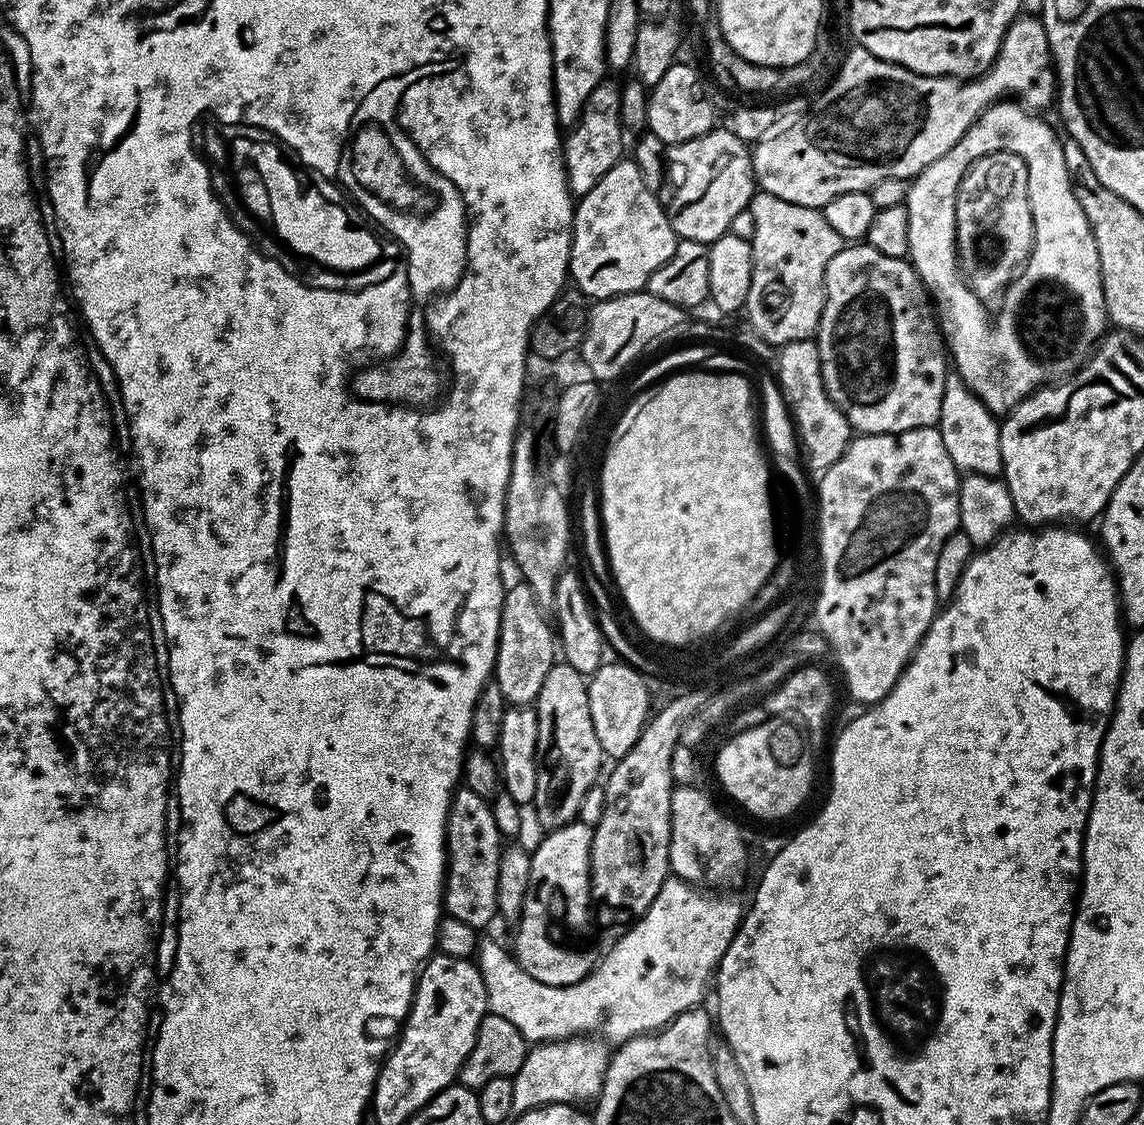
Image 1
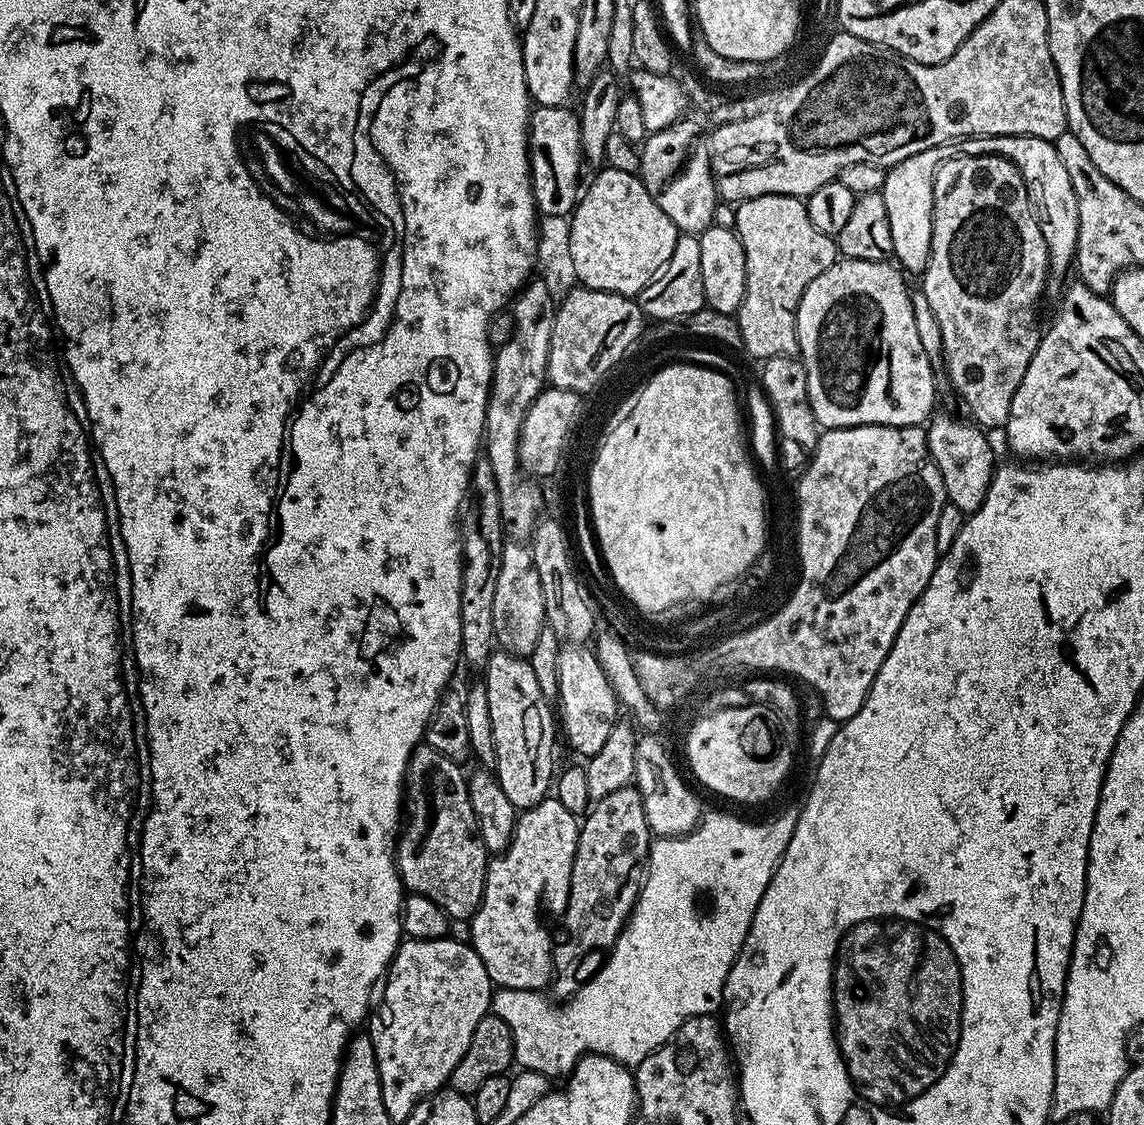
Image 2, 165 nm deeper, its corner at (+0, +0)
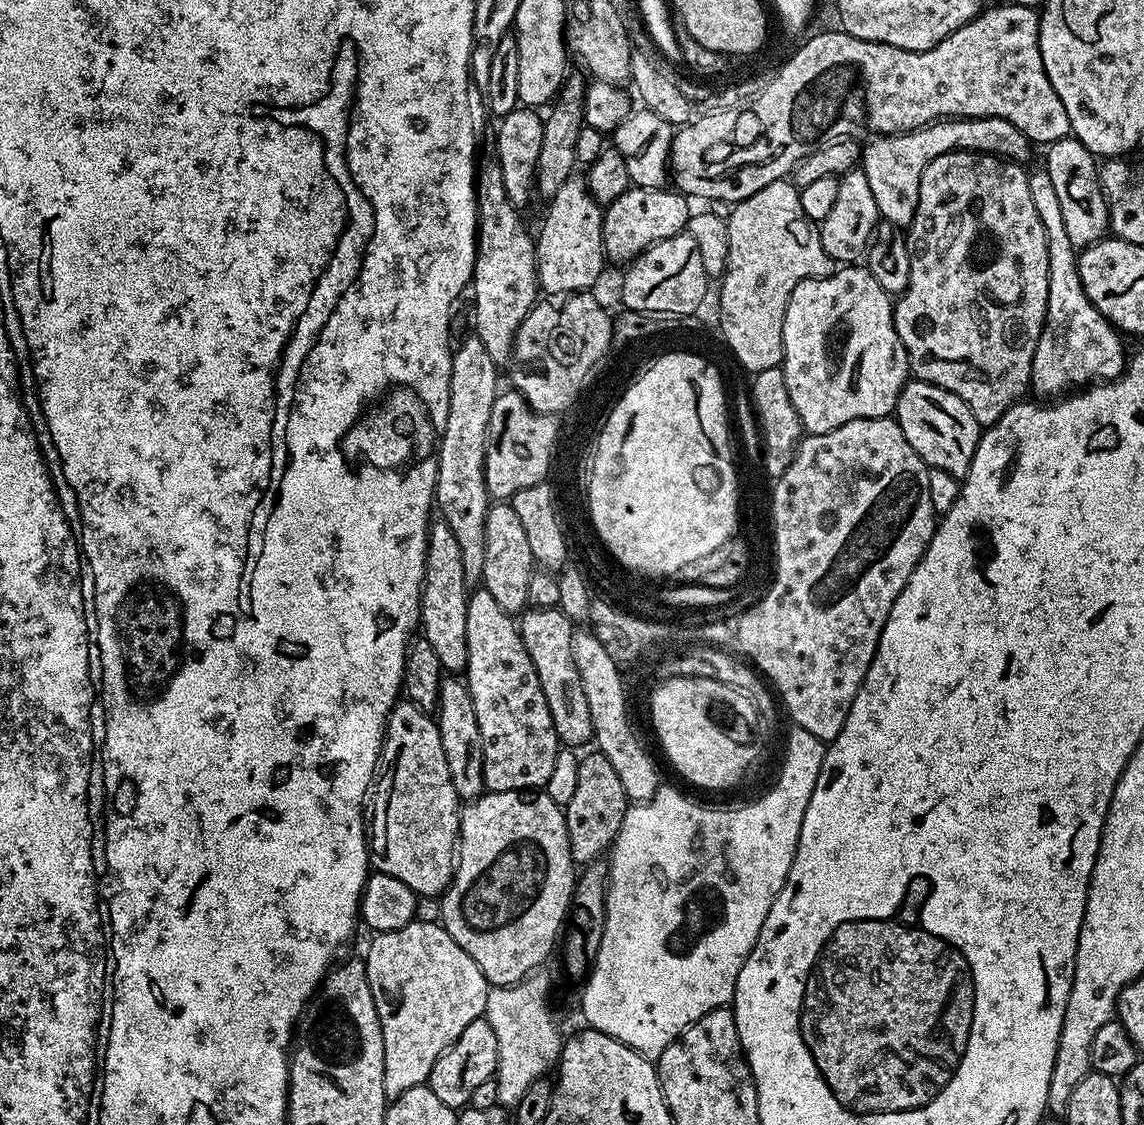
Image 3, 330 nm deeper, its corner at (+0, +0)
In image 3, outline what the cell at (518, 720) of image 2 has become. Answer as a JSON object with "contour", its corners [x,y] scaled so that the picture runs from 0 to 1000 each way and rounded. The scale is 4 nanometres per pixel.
{"contour":[[[421,521],[409,532],[407,572],[410,574],[407,607],[421,651],[424,701],[428,704],[475,701],[484,684],[488,668],[481,628],[477,628],[477,617],[474,617],[467,588],[463,588],[448,545],[439,542]]]}

